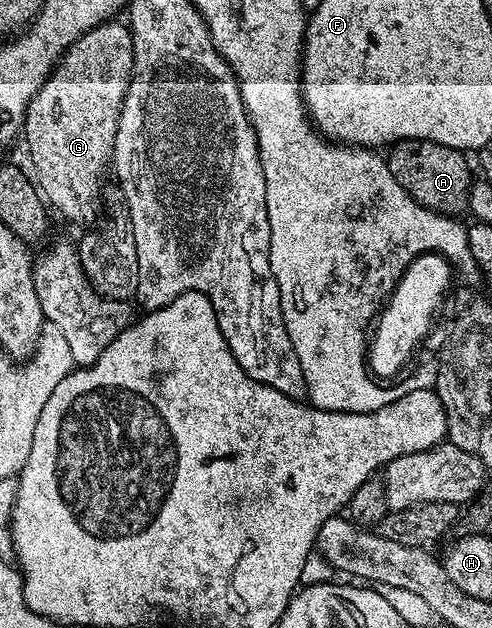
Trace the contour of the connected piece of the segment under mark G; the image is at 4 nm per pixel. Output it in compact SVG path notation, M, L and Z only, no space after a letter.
M121 21L101 23L76 39L54 67L49 80L41 86L39 93L35 93L25 114L23 143L25 139L29 159L33 162L35 182L46 204L73 223L89 223L97 215L101 182L105 179L105 171L107 175L111 167L123 97L127 97L133 72L133 35L124 22L117 22Z

